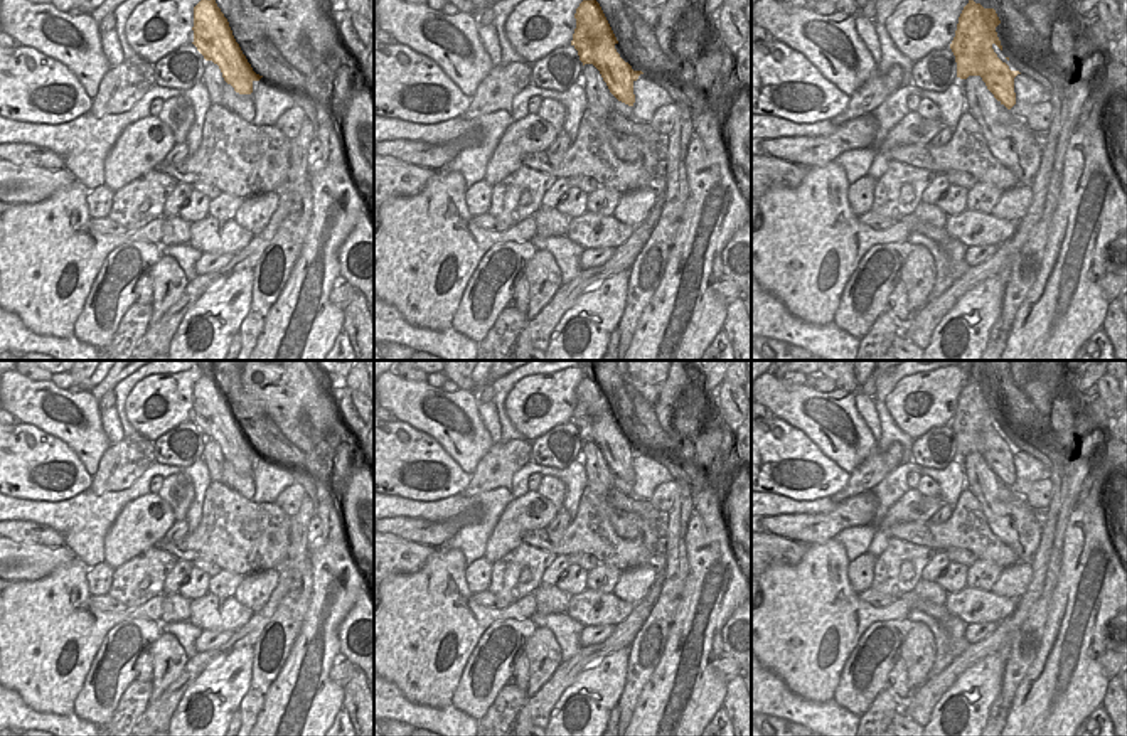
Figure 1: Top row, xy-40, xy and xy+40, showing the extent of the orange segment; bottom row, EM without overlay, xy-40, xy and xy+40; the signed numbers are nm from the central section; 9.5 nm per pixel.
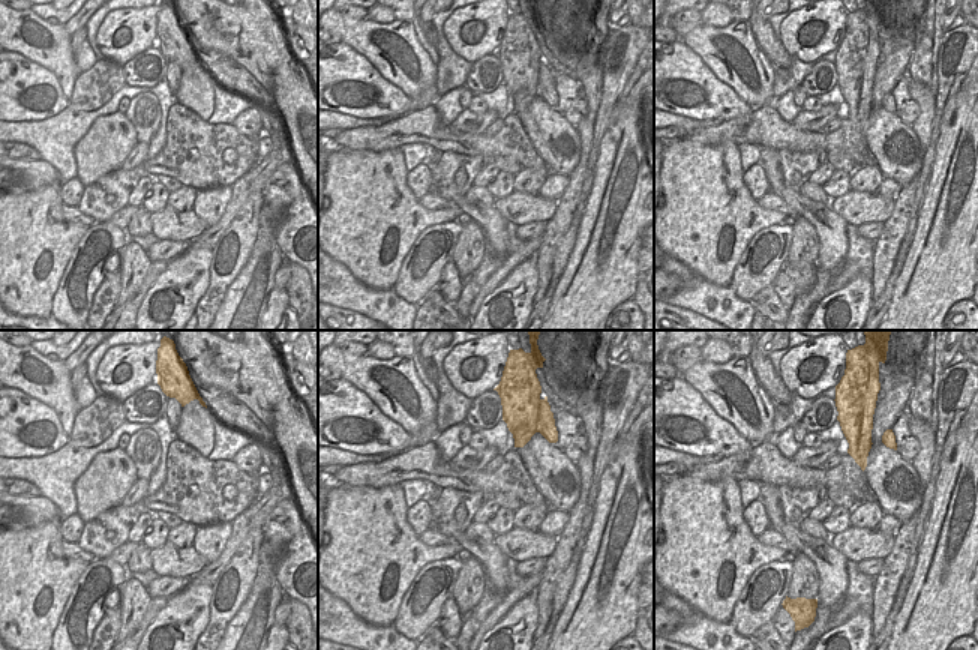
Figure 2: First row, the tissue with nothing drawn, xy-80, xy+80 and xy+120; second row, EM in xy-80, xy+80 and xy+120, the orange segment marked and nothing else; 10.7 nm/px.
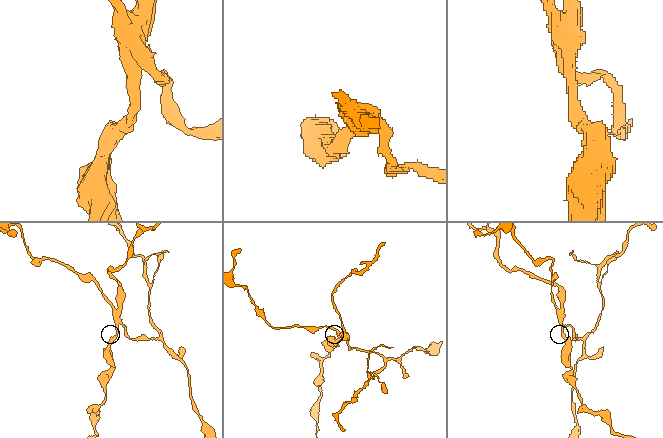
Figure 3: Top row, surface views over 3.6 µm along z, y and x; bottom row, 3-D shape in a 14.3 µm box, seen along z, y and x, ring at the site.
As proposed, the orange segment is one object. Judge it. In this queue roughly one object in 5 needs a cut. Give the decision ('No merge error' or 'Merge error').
Merge error.

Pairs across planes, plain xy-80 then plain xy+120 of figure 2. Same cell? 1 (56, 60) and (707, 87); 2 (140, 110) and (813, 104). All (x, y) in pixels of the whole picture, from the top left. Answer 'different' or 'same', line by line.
1: different
2: same

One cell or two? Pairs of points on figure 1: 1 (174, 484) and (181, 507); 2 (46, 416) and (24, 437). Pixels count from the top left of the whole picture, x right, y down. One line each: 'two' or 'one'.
1: one
2: two

